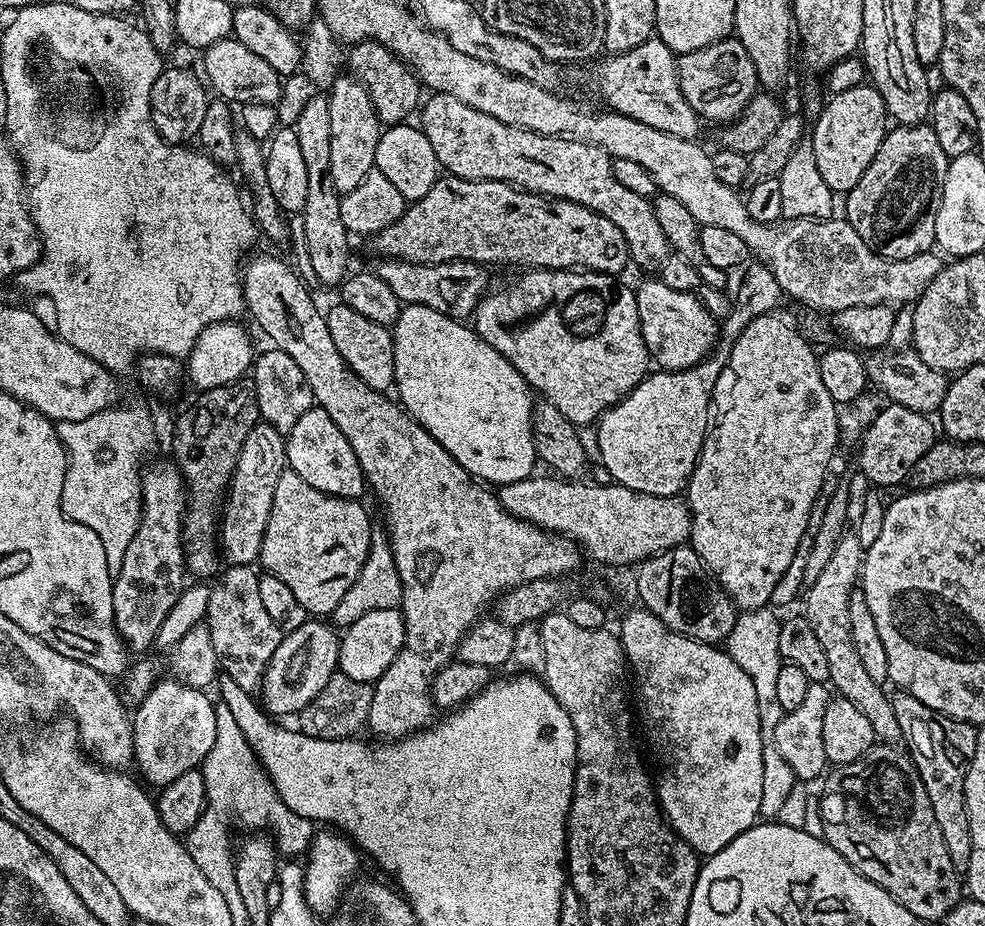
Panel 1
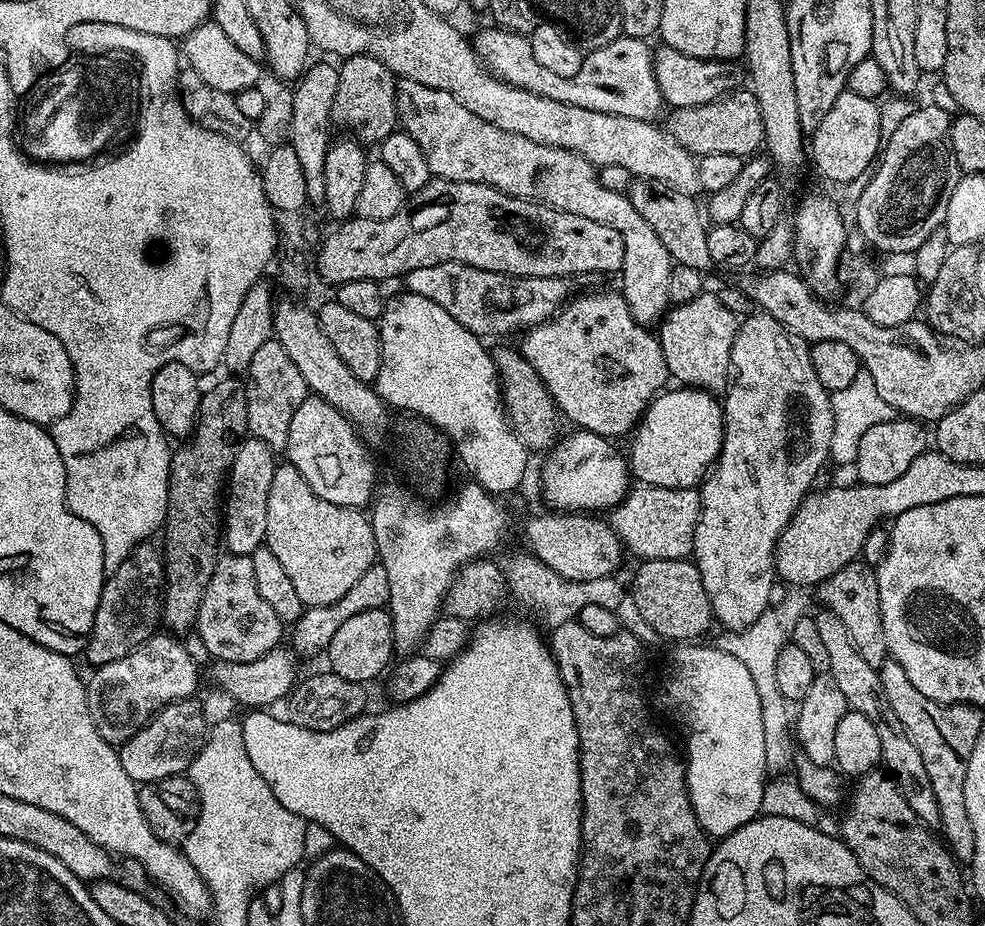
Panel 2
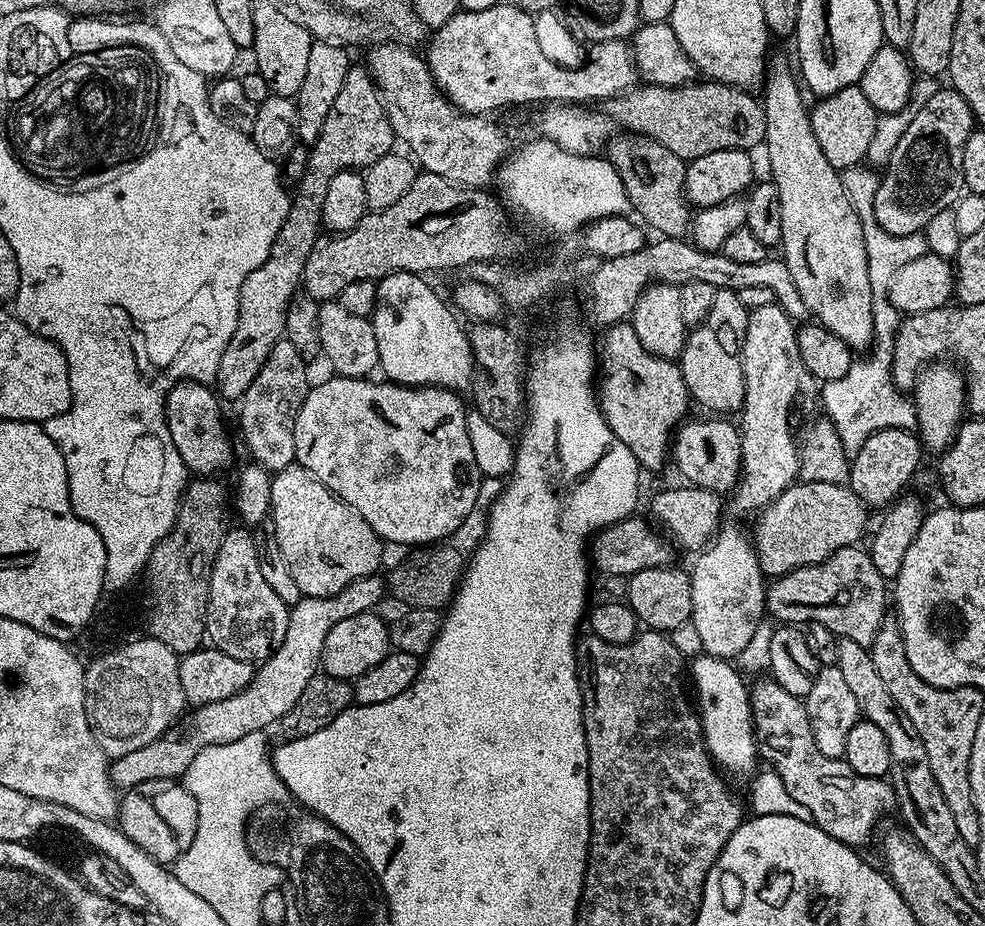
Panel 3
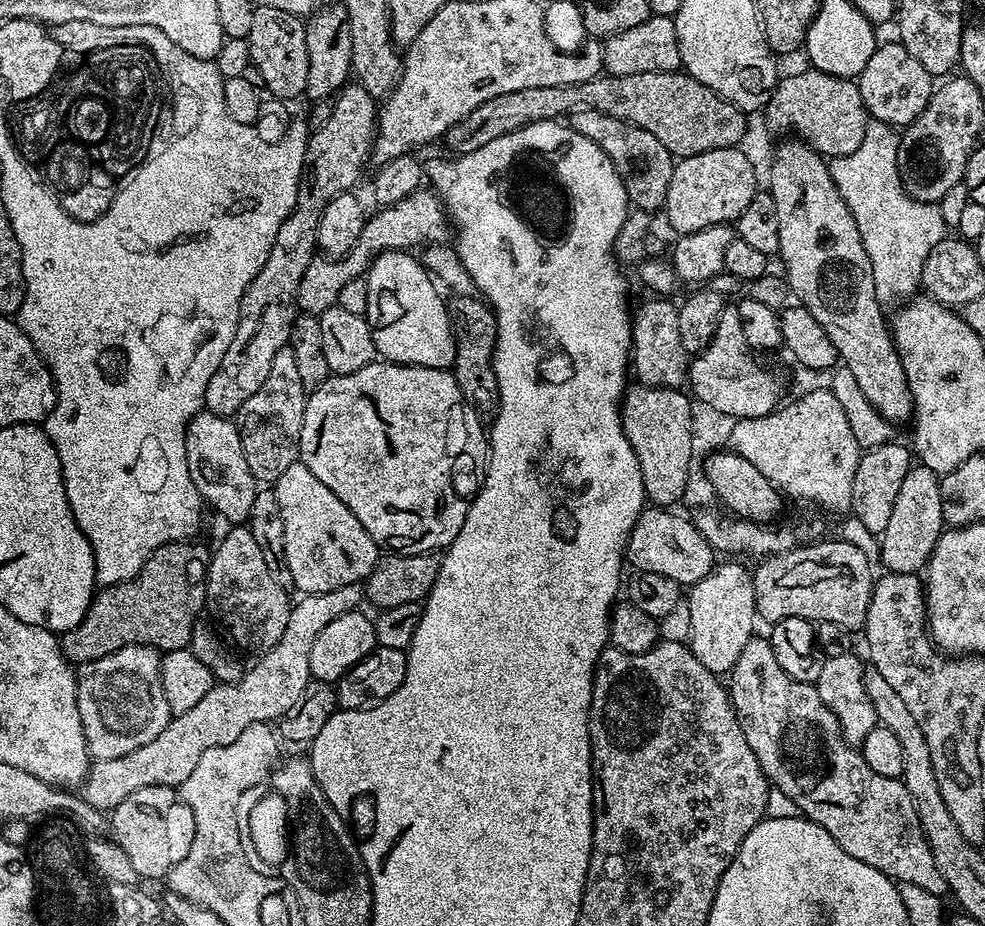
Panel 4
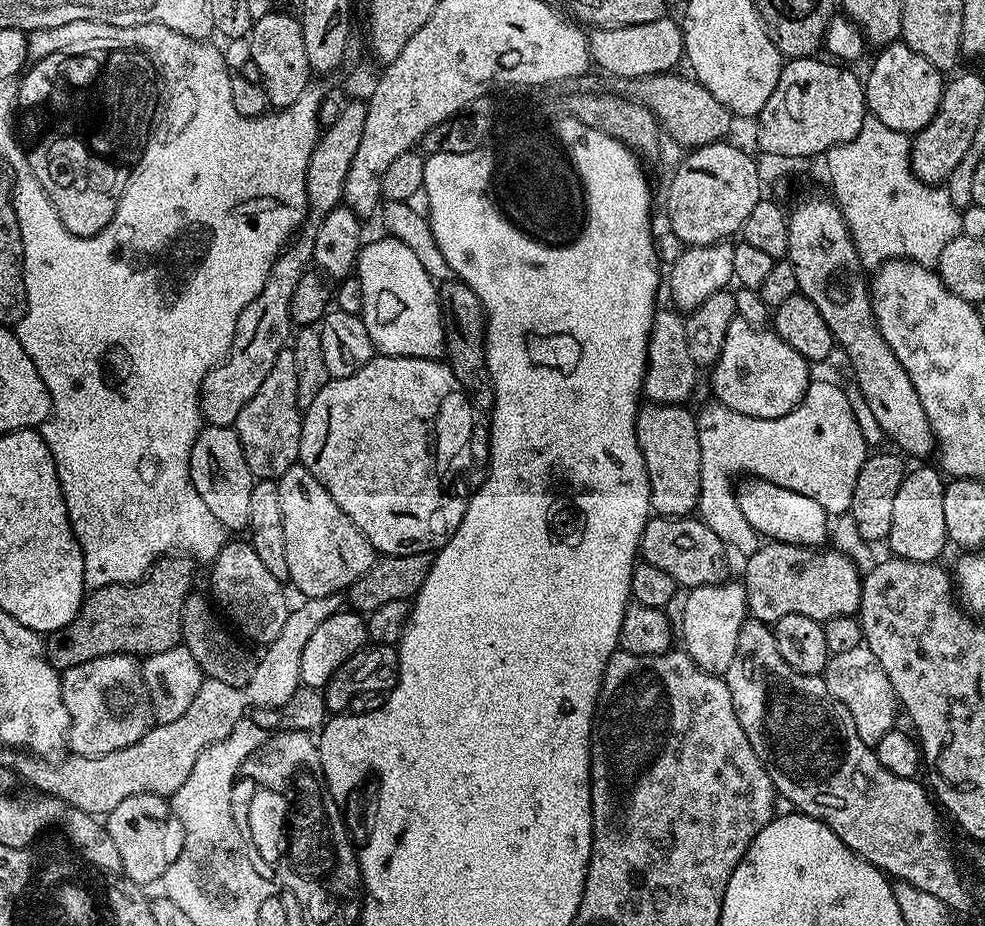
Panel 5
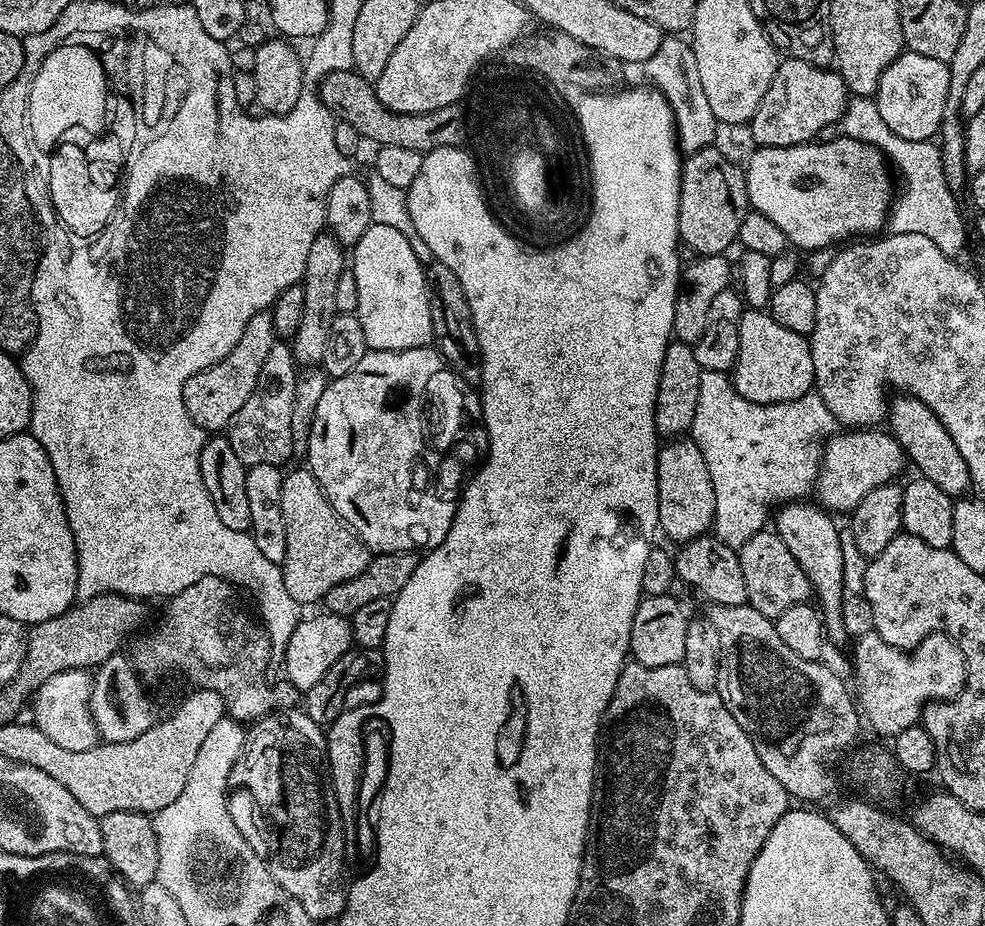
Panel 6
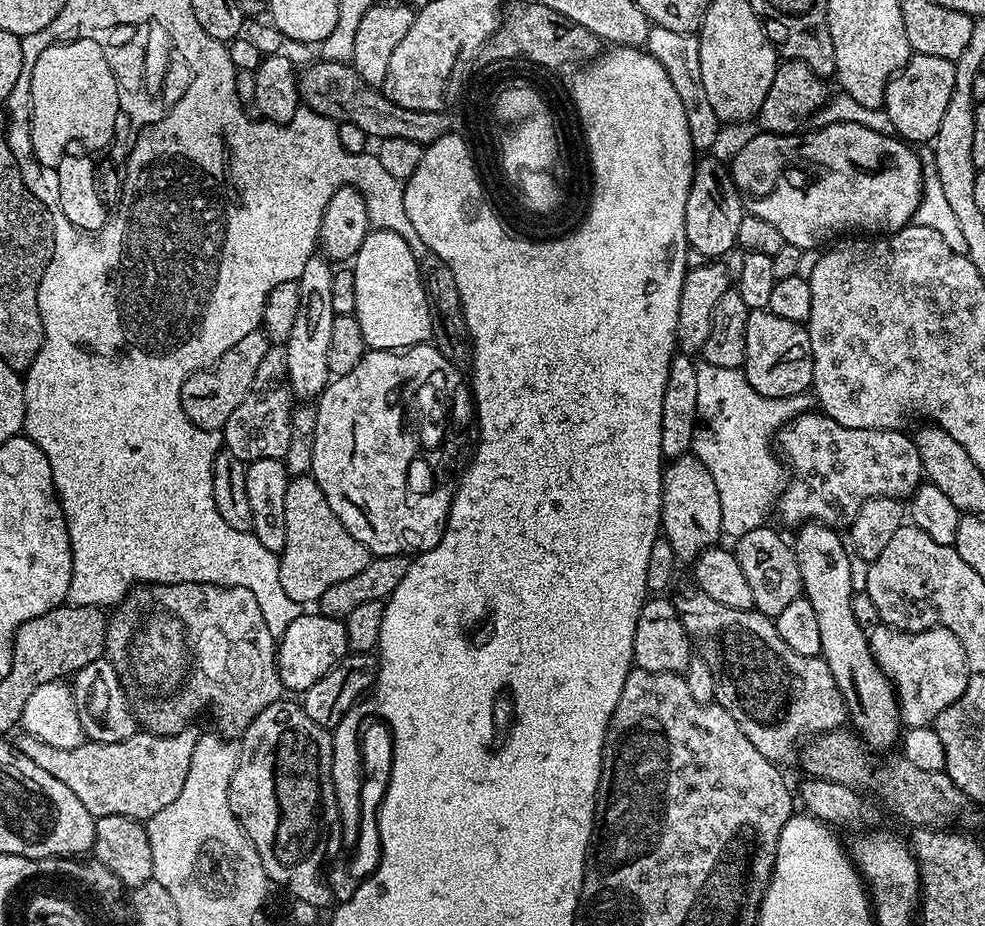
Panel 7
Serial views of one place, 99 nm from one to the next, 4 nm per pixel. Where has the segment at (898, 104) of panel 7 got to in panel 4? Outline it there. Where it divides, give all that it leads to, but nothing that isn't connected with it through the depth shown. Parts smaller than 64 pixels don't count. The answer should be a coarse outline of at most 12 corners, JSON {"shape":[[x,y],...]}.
{"shape":[[899,42],[877,46],[858,83],[869,117],[907,126],[934,77]]}

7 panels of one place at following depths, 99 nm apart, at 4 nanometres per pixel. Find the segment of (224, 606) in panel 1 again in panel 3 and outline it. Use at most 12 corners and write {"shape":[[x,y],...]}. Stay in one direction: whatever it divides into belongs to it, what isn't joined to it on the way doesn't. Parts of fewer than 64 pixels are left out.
{"shape":[[233,527],[214,558],[211,647],[263,662],[290,608],[262,578],[257,537]]}

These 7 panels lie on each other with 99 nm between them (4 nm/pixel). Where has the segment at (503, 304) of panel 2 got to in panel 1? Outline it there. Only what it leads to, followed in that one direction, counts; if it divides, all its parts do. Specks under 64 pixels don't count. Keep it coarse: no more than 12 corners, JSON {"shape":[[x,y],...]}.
{"shape":[[384,258],[374,271],[401,305],[461,322],[490,288],[472,260]]}

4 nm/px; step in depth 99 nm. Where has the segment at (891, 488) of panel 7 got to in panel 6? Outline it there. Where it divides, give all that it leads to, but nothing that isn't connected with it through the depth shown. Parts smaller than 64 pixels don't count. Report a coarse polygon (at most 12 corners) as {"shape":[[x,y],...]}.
{"shape":[[852,430],[822,458],[825,509],[851,513],[906,468],[887,431]]}

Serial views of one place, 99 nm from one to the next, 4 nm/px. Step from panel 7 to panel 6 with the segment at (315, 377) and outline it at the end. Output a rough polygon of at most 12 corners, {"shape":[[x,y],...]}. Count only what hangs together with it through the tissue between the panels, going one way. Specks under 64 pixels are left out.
{"shape":[[321,231],[302,281],[304,317],[291,341],[301,365],[324,359],[337,315],[345,245]]}

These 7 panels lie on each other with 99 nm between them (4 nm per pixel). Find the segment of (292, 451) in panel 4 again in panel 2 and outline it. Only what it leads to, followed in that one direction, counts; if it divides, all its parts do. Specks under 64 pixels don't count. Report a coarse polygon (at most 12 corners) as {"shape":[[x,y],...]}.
{"shape":[[276,339],[244,380],[249,433],[287,449],[290,418],[310,393]]}

